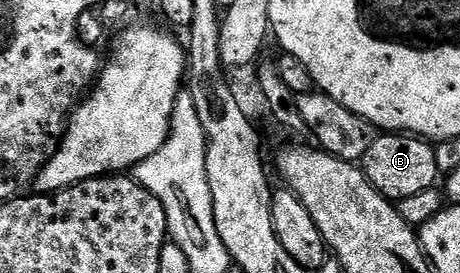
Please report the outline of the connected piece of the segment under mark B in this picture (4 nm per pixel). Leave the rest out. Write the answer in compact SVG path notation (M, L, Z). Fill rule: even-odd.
M412 134L374 135L373 141L367 146L367 154L363 154L359 161L359 167L369 179L369 185L390 202L402 200L410 194L419 194L419 190L434 187L439 180L434 145Z

